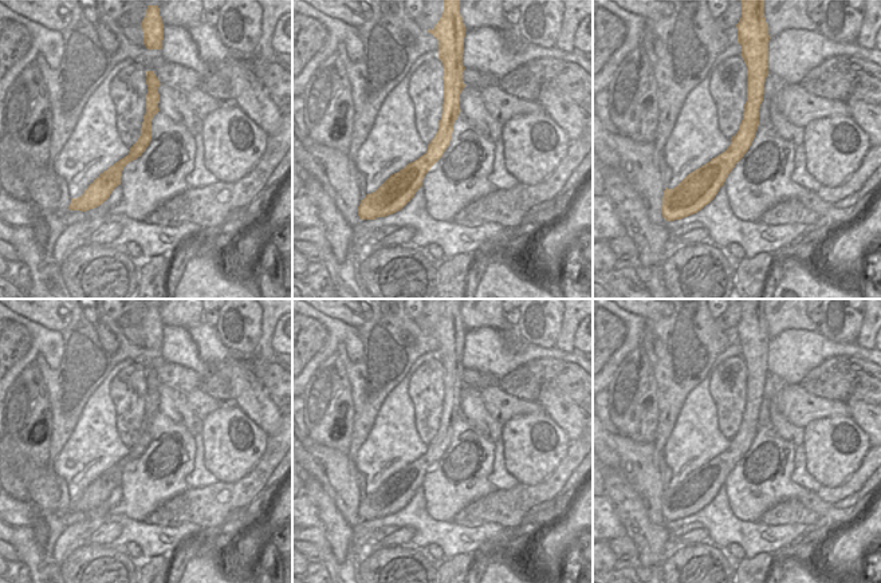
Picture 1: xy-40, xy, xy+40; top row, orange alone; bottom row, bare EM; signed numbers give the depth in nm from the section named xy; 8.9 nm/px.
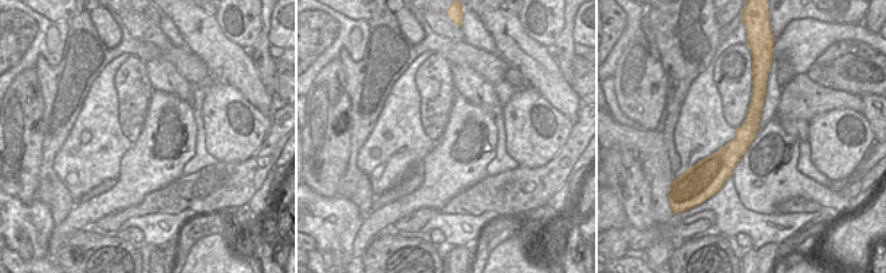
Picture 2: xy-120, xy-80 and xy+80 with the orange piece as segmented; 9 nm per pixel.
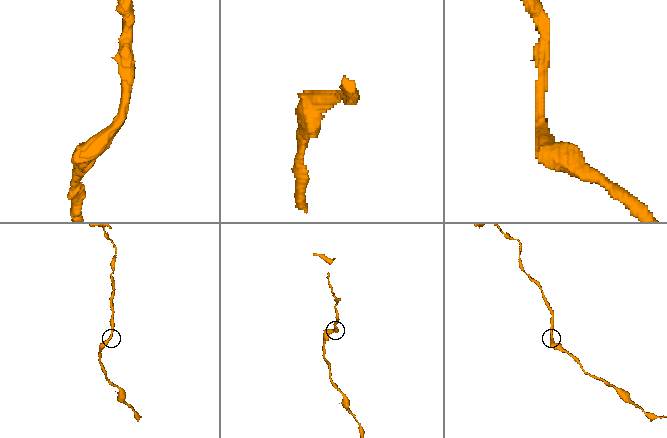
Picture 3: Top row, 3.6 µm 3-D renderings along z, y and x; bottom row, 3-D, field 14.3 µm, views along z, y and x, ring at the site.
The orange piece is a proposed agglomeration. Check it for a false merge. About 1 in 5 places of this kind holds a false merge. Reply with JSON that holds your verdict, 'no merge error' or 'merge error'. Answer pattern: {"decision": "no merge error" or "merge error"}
{"decision": "no merge error"}

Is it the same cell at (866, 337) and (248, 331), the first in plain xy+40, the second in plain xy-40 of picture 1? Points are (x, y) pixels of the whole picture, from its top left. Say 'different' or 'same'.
different

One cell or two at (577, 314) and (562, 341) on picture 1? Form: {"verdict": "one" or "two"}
{"verdict": "one"}

